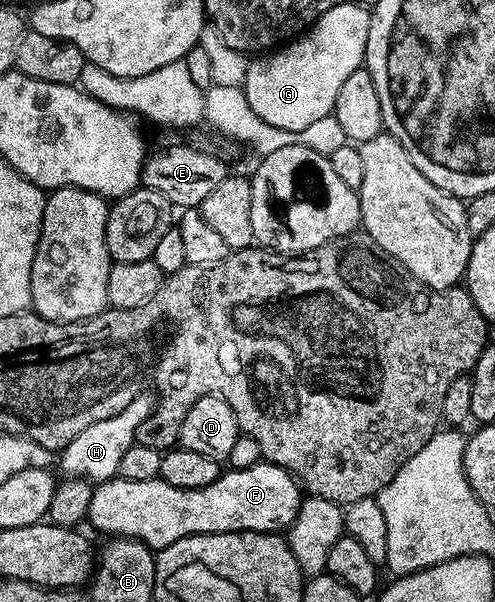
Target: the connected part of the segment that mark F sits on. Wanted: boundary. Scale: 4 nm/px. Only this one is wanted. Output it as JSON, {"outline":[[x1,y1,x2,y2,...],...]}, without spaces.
{"outline":[[265,462,247,468,223,471,222,475,216,478,216,482,199,488,168,486,168,482,164,482,161,478,144,482,115,478,101,481,95,487,90,503,88,524,99,528,102,532,110,532,106,534,111,537,141,540,150,549,161,550,172,546,172,542,180,538,206,536,209,532,281,533,289,529,297,518,298,508,301,507,303,499,303,489,293,476,289,476,280,466]]}

